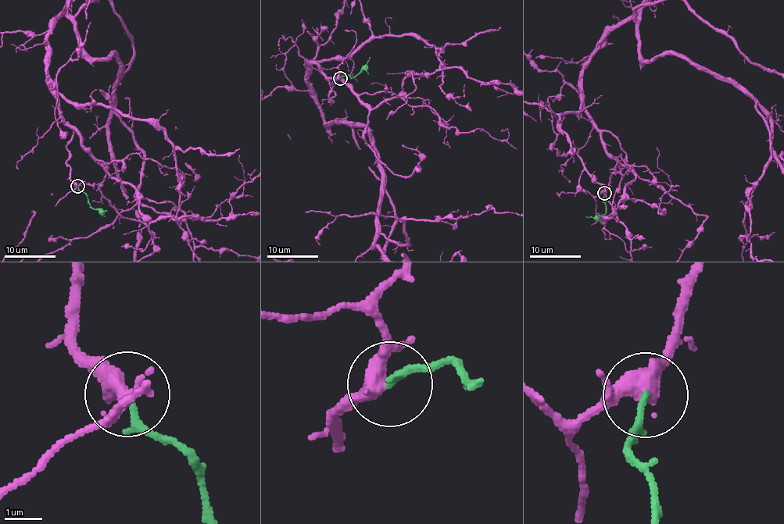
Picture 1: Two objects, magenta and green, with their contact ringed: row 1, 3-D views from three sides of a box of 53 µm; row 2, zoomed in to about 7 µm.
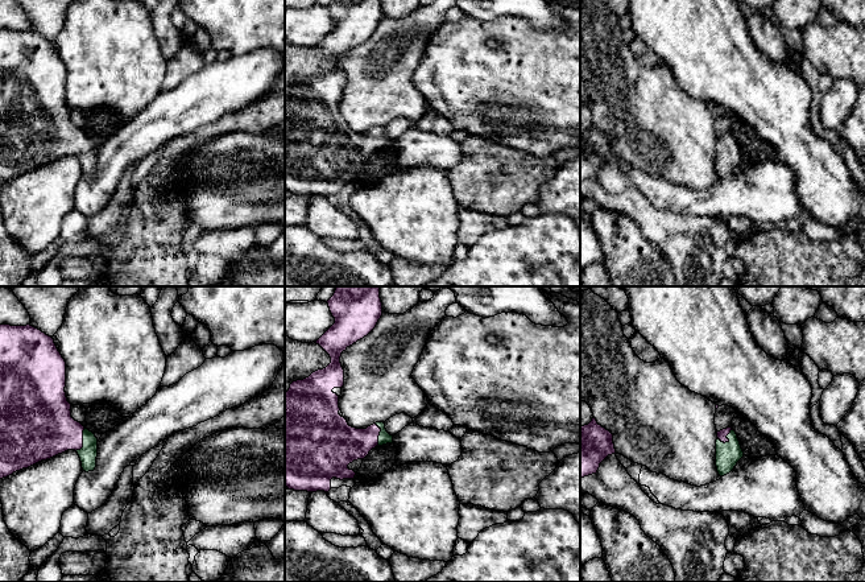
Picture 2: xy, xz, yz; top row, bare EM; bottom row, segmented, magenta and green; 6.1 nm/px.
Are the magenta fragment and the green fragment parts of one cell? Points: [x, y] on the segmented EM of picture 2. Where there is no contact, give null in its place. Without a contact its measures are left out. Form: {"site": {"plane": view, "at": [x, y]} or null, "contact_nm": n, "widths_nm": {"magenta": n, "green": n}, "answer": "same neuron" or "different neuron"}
{"site": {"plane": "xy", "at": [82, 441]}, "contact_nm": 160, "widths_nm": {"magenta": 360, "green": 110}, "answer": "same neuron"}

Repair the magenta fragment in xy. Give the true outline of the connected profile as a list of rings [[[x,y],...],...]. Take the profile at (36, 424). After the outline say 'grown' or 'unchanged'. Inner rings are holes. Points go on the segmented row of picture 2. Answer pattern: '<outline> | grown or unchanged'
[[[0,325],[0,479],[75,450],[83,471],[94,471],[98,438],[71,417],[66,392],[66,362],[54,339],[26,326]]] | grown

